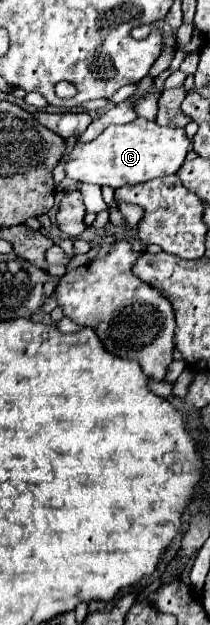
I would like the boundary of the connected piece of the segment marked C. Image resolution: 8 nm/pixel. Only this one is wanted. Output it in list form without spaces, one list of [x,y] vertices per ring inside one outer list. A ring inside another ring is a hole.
[[[136,117],[126,125],[110,125],[94,141],[76,145],[64,155],[66,175],[80,183],[108,185],[112,189],[124,185],[138,185],[150,179],[176,175],[190,149],[190,139],[182,127],[160,127],[154,121]],[[118,131],[118,133],[116,133]],[[122,131],[122,135],[120,135]]]

